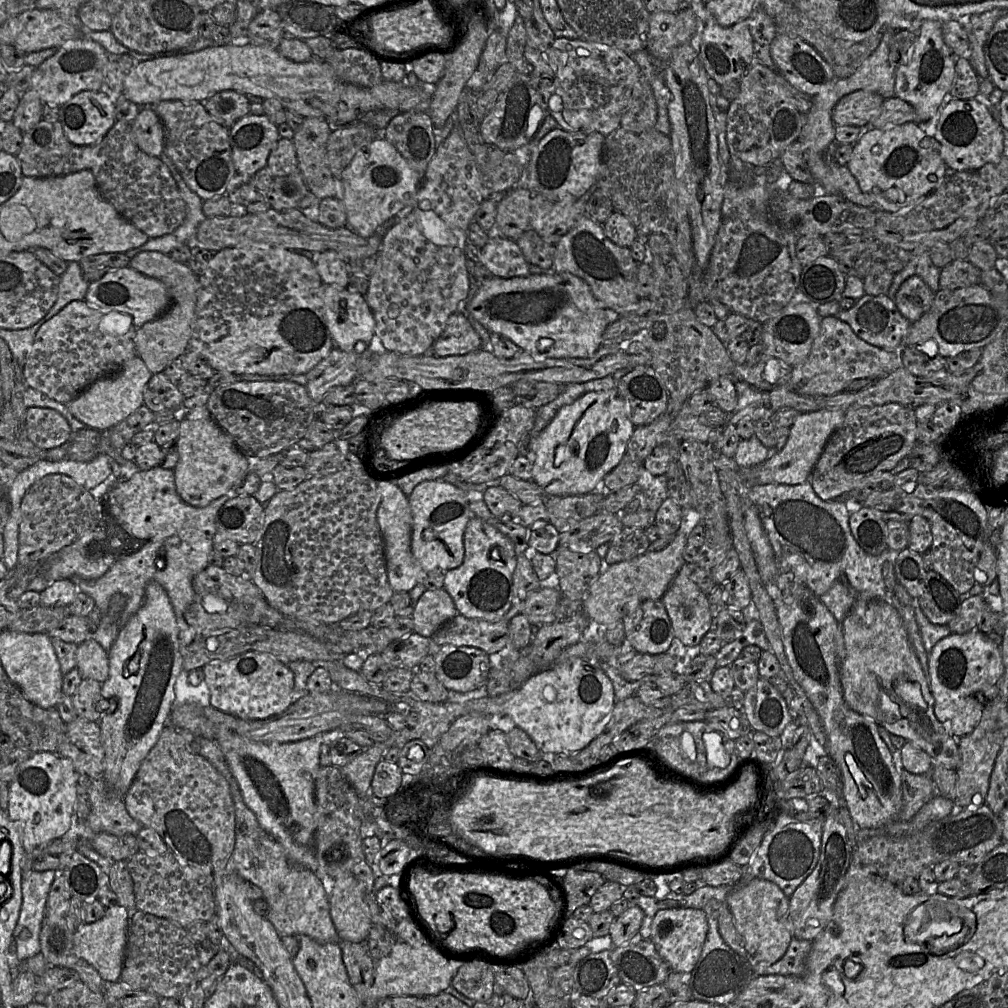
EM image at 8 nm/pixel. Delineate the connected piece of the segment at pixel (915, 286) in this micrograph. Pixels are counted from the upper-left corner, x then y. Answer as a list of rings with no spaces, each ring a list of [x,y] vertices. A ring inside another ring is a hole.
[[[910,276],[901,284],[894,302],[899,312],[914,323],[930,309],[934,298],[935,293],[919,276]]]

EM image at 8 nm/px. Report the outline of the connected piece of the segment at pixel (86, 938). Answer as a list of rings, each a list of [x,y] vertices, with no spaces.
[[[113,905],[106,908],[104,916],[93,923],[83,923],[73,936],[74,953],[93,966],[106,982],[121,979],[126,955],[130,910],[123,906]]]

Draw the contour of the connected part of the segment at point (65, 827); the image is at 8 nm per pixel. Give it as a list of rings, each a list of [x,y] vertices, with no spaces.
[[[36,752],[17,769],[10,785],[8,817],[20,830],[27,854],[61,838],[71,827],[79,772],[71,759],[56,752]]]

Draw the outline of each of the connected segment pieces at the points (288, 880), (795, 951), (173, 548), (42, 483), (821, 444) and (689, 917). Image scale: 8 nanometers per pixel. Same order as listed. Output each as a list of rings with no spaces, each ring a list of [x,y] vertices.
[[[200,736],[197,738],[199,754],[225,777],[233,798],[235,844],[229,859],[229,868],[263,891],[263,899],[269,906],[266,918],[273,924],[280,936],[305,934],[321,943],[340,942],[331,918],[329,899],[322,881],[309,869],[290,862],[283,847],[261,827],[253,811],[245,804],[238,783],[215,739]]]
[[[793,937],[784,956],[777,962],[753,962],[755,976],[795,975],[803,976],[812,941]]]
[[[161,467],[138,471],[129,480],[118,481],[109,490],[109,506],[118,505],[121,508],[117,522],[132,540],[142,544],[116,559],[107,573],[98,579],[89,580],[78,576],[70,578],[78,591],[93,598],[100,614],[99,623],[102,622],[103,614],[107,614],[112,596],[123,594],[127,604],[117,620],[119,631],[141,607],[146,586],[154,581],[165,589],[173,607],[179,630],[180,653],[182,647],[191,644],[196,631],[186,622],[184,614],[195,599],[192,580],[210,564],[218,512],[228,500],[235,497],[236,491],[231,490],[204,508],[192,507],[176,491],[174,470]]]
[[[47,475],[35,482],[24,495],[21,503],[18,565],[25,568],[26,573],[17,578],[10,587],[8,597],[18,600],[28,590],[29,583],[35,577],[43,576],[43,563],[45,572],[57,553],[71,545],[88,530],[100,525],[102,515],[103,506],[100,501],[66,475]]]
[[[817,410],[800,413],[792,426],[785,446],[777,453],[772,453],[761,465],[741,470],[744,482],[750,485],[800,485],[809,481],[811,472],[833,431],[843,422],[843,410]]]
[[[668,908],[659,910],[652,922],[650,940],[671,971],[689,974],[702,953],[708,932],[706,913],[697,908]]]

